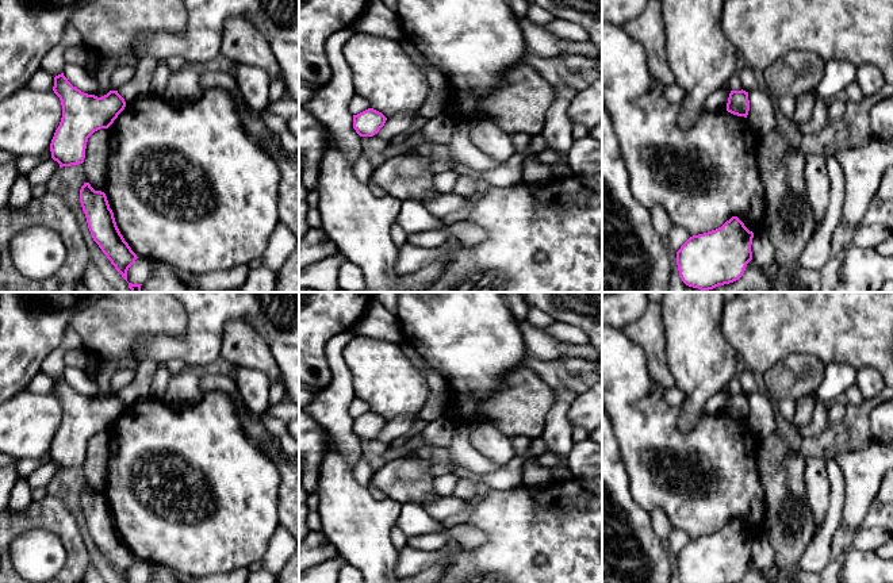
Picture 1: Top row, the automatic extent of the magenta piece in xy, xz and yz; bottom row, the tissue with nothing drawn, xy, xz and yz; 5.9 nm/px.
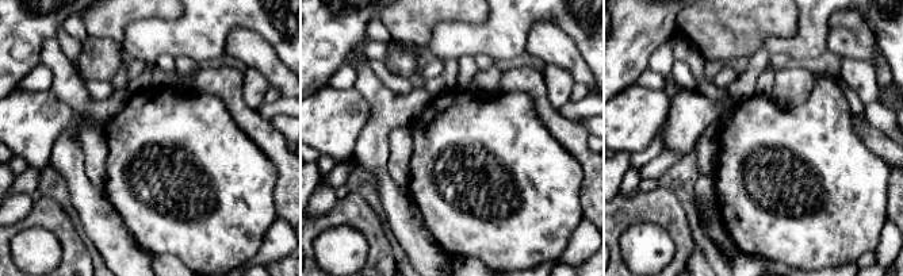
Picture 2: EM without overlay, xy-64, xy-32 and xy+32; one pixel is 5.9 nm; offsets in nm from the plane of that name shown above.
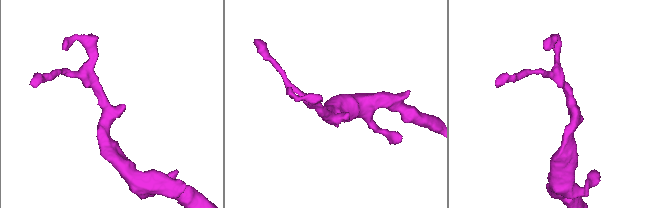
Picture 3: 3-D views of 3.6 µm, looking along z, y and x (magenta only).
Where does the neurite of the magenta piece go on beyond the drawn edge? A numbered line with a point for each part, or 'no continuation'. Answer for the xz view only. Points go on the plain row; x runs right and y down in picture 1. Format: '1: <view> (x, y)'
no continuation

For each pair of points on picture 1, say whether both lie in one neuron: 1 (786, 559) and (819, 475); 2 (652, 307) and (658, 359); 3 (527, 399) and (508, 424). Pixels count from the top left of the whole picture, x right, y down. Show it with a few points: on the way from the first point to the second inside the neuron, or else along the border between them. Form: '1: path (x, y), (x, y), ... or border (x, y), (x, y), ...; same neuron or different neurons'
1: border (804, 471), (805, 497), (816, 529); different neurons
2: path (652, 319), (654, 346); same neuron
3: path (521, 405), (512, 418); same neuron

